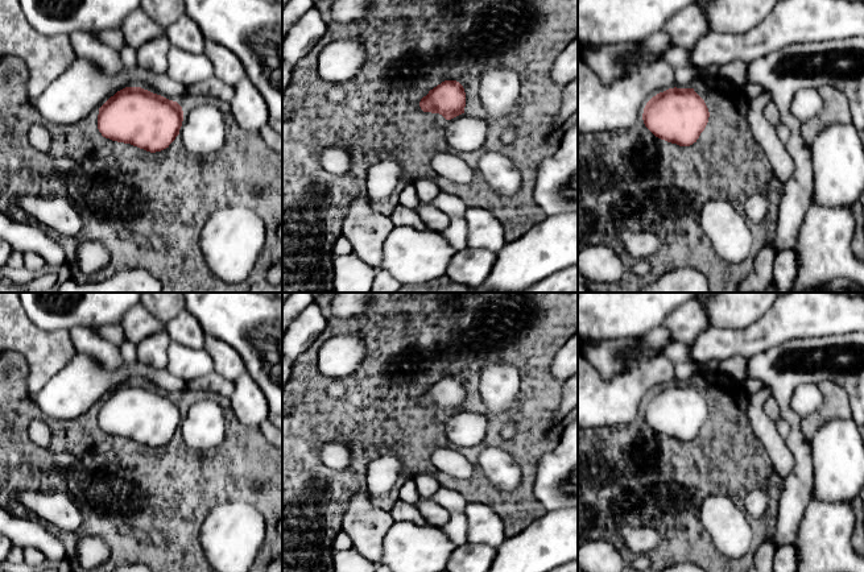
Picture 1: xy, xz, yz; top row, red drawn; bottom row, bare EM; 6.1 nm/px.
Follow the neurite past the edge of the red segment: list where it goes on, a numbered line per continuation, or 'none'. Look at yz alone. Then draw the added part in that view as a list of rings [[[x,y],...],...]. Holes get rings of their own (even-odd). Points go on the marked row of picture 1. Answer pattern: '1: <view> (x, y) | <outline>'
1: yz (602, 107) | [[[578,43],[578,133],[627,129],[641,119],[653,96],[674,87],[674,67],[665,62],[660,53],[633,53],[623,63],[621,76],[613,83],[604,83],[590,69]]]

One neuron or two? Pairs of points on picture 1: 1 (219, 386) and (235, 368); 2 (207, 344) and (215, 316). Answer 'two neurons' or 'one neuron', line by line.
1: two neurons
2: two neurons

